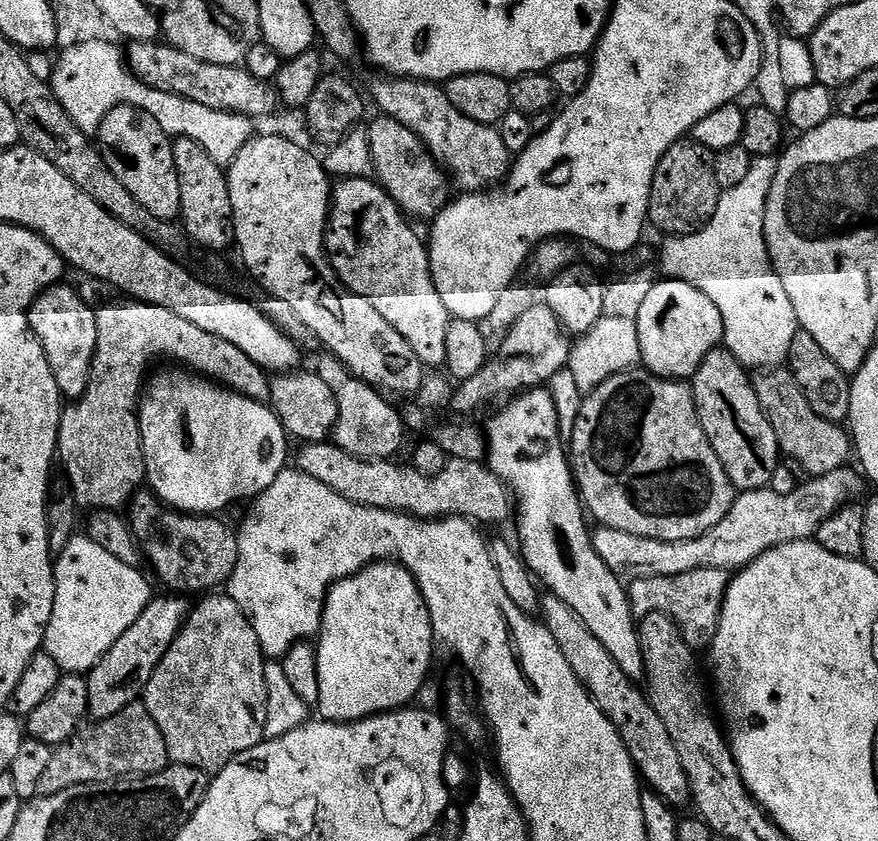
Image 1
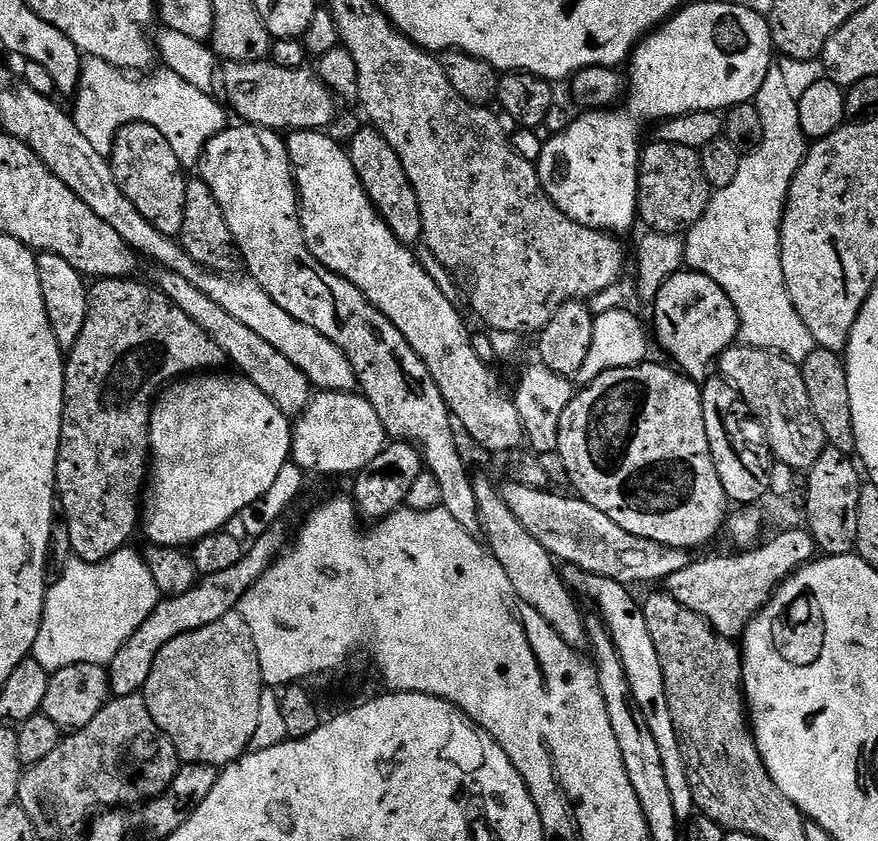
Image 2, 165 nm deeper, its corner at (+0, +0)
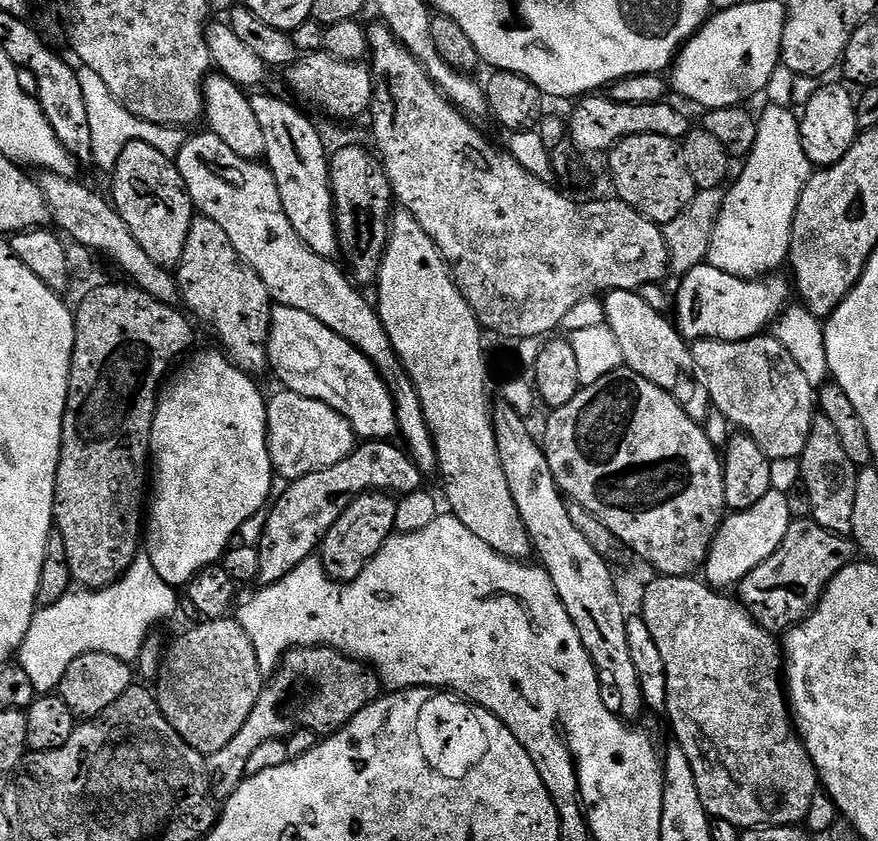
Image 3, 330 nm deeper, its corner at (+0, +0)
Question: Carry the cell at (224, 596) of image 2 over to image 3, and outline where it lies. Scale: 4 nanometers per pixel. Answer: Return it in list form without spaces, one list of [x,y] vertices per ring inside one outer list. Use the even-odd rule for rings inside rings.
[[[369,440],[357,446],[335,466],[326,466],[326,470],[314,470],[314,474],[306,474],[306,478],[291,481],[286,494],[271,505],[265,533],[258,545],[261,585],[277,584],[286,578],[286,574],[290,574],[290,570],[313,559],[334,522],[342,518],[346,506],[350,506],[354,498],[363,492],[375,490],[402,497],[425,487],[425,473],[421,472],[403,447],[395,448],[394,445],[386,440]]]

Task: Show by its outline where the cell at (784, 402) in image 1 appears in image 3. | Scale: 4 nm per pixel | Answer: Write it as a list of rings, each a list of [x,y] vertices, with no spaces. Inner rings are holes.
[[[761,334],[749,340],[698,340],[691,345],[691,349],[695,371],[702,377],[717,413],[721,412],[730,423],[737,424],[743,435],[754,438],[769,460],[801,456],[810,438],[812,417],[818,408],[817,397],[814,385],[806,379],[806,374],[802,374],[802,366],[790,358],[790,350],[786,350],[775,335]]]

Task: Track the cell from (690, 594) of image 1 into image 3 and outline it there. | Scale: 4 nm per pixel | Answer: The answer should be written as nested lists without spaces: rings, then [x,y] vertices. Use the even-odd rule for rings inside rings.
[[[793,520],[786,532],[785,540],[770,558],[756,569],[747,574],[738,585],[738,599],[749,614],[763,626],[767,632],[773,634],[783,633],[785,630],[795,628],[801,624],[812,611],[816,609],[824,592],[828,589],[828,583],[838,575],[846,565],[857,559],[858,548],[847,535],[839,532],[831,532],[822,526],[818,526],[815,520]]]

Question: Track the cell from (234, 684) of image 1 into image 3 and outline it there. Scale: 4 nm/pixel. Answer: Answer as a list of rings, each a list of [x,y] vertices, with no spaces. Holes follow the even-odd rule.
[[[239,619],[199,623],[166,648],[154,691],[166,722],[207,758],[222,750],[246,726],[246,718],[250,718],[266,678],[260,672],[258,654],[254,654],[254,646]]]

